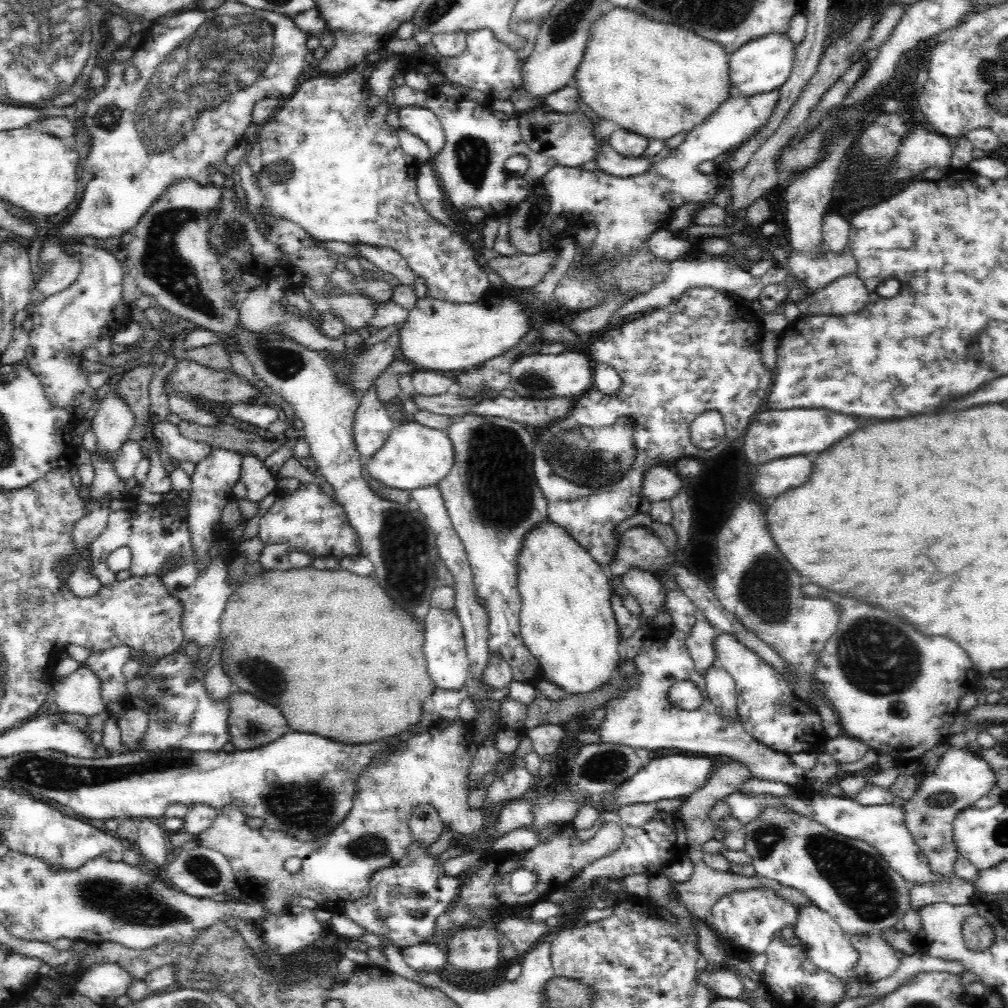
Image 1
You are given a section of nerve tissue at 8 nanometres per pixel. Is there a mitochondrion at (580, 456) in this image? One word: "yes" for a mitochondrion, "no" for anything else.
yes

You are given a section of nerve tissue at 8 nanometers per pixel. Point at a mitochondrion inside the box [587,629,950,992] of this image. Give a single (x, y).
(861, 880)

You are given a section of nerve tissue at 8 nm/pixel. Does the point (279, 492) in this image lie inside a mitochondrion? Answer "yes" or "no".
no

